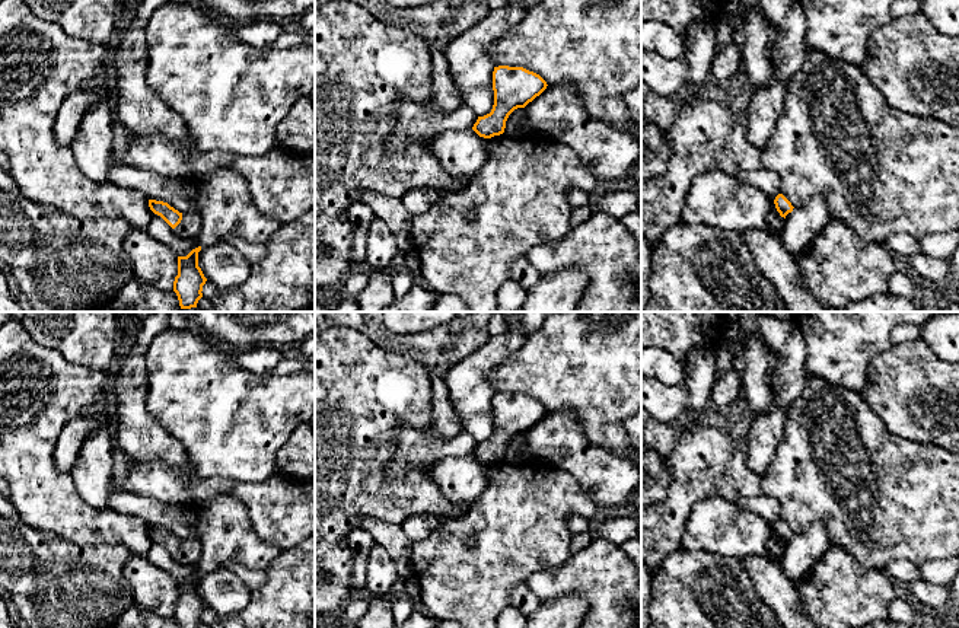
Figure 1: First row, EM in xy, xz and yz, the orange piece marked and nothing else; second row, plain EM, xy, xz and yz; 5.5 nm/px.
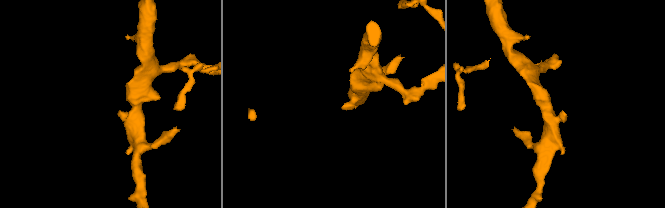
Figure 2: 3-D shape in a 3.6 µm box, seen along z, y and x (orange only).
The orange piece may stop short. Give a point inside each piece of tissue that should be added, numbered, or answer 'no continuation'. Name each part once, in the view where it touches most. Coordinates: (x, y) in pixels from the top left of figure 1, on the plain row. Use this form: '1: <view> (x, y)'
no continuation

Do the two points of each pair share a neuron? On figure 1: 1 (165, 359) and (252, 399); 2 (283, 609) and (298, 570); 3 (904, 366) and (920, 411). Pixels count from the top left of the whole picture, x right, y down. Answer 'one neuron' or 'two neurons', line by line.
1: one neuron
2: one neuron
3: one neuron

